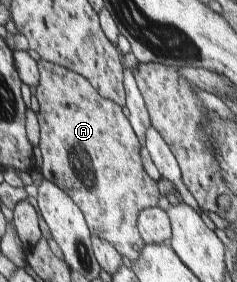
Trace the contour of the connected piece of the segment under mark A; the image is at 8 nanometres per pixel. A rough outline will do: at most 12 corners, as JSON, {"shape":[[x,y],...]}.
{"shape":[[38,60],[44,179],[137,262],[159,206],[122,106]]}

